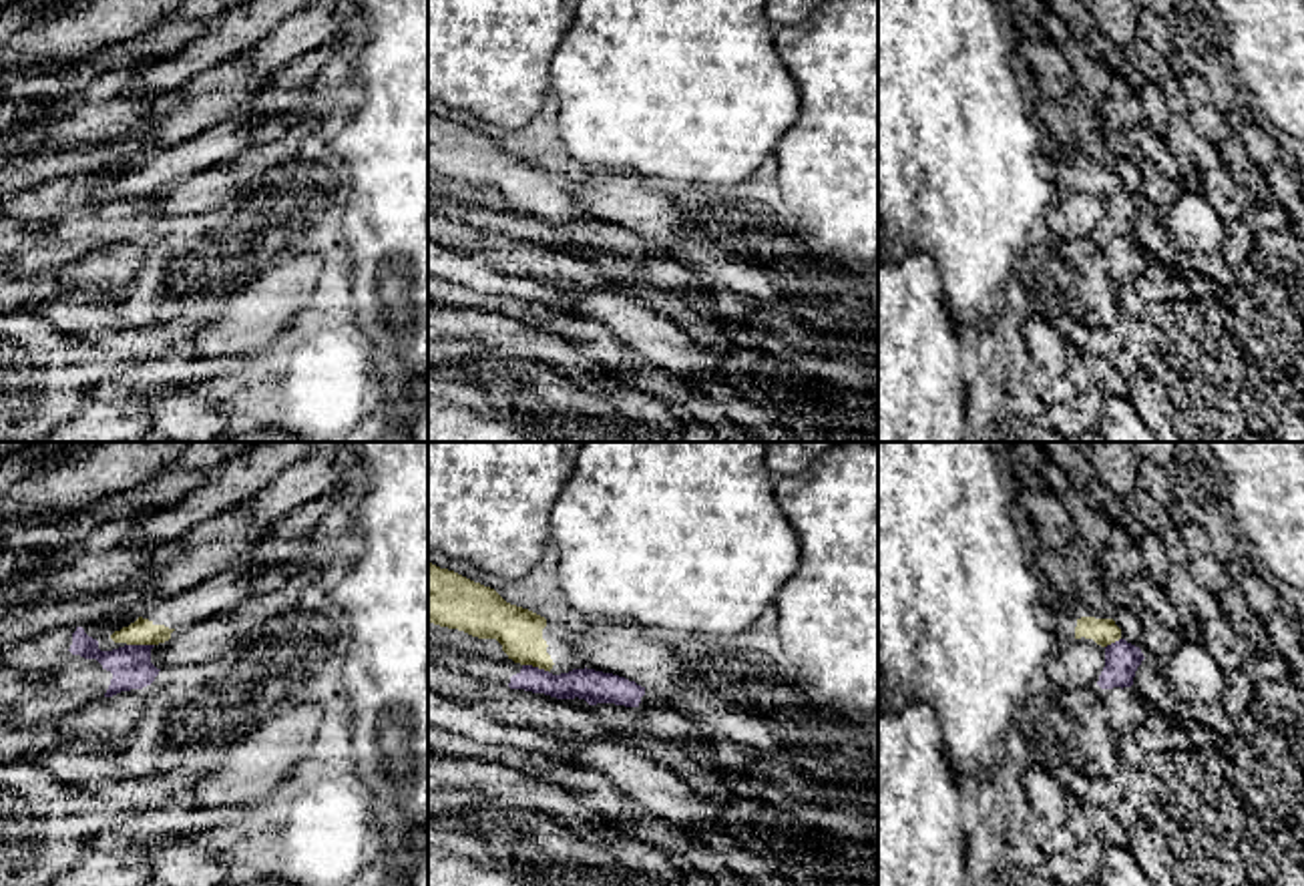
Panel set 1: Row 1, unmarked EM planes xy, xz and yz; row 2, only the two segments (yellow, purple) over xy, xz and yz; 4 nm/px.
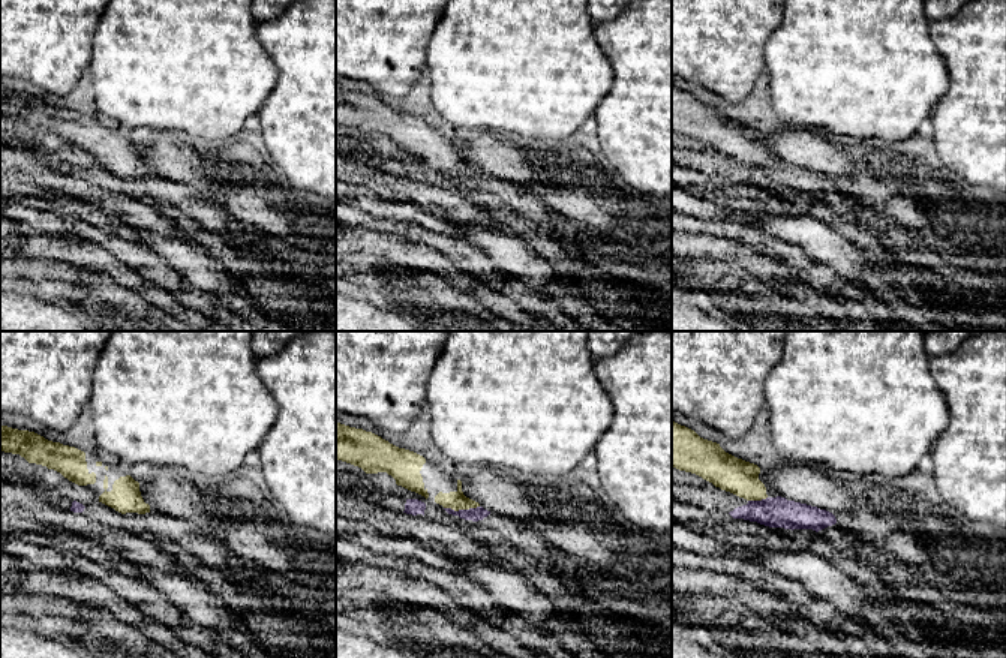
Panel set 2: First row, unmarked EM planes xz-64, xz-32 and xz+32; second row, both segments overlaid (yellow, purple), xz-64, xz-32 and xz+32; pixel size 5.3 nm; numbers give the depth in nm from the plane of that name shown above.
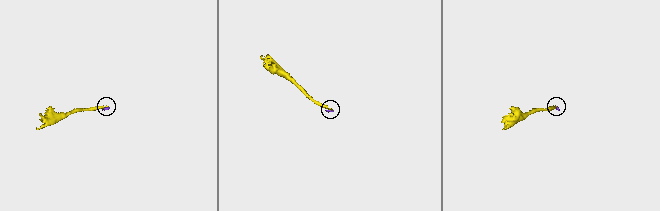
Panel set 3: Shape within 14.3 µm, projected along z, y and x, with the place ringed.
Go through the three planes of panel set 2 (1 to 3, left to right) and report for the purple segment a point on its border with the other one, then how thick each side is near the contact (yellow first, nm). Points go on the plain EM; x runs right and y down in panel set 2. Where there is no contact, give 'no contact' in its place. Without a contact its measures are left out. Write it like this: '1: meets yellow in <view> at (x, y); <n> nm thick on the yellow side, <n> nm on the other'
1: no contact
2: meets yellow in xz-32 at (461, 173); 100 nm thick on the yellow side, 70 nm on the other
3: meets yellow in xz+32 at (757, 164); 190 nm thick on the yellow side, 160 nm on the other

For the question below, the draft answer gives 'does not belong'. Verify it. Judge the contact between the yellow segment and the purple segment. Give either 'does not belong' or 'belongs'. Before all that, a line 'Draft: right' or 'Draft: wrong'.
Draft: right
does not belong

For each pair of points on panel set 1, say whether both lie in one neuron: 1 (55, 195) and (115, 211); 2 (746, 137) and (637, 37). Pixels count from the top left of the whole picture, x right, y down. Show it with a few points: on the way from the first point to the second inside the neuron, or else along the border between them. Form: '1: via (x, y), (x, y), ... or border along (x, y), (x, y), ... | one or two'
1: via (69, 209), (101, 219) | one
2: via (720, 111), (708, 99), (694, 93), (664, 63) | one

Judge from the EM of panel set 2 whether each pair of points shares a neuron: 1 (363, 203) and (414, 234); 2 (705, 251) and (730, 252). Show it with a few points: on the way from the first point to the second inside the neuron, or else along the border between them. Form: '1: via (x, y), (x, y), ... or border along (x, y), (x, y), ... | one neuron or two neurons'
1: border along (353, 209), (360, 209), (378, 218), (389, 218) | two neurons
2: via (711, 251), (724, 251) | one neuron

